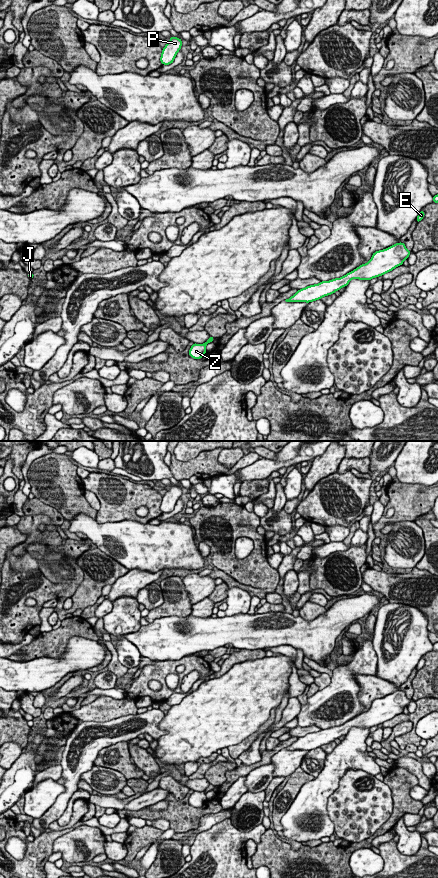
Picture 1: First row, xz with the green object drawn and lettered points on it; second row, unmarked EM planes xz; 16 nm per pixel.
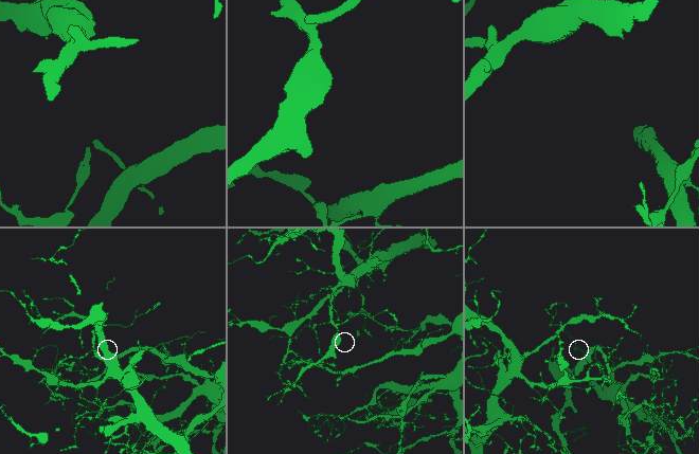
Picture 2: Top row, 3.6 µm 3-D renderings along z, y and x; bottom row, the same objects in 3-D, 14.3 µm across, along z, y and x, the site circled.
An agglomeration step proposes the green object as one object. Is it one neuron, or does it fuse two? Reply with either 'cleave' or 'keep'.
cleave

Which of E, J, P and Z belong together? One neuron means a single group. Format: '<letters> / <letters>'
E J / P Z

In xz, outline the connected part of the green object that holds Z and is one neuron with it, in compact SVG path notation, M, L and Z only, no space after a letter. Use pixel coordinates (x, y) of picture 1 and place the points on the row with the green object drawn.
M193 343L193 345L189 349L189 356L194 359L201 359L206 352L207 349L204 343Z

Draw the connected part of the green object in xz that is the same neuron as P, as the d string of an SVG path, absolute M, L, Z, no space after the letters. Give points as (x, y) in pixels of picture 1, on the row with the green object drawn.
M171 36L165 47L162 49L160 62L163 65L170 65L174 62L176 54L182 47L182 40L178 37Z

